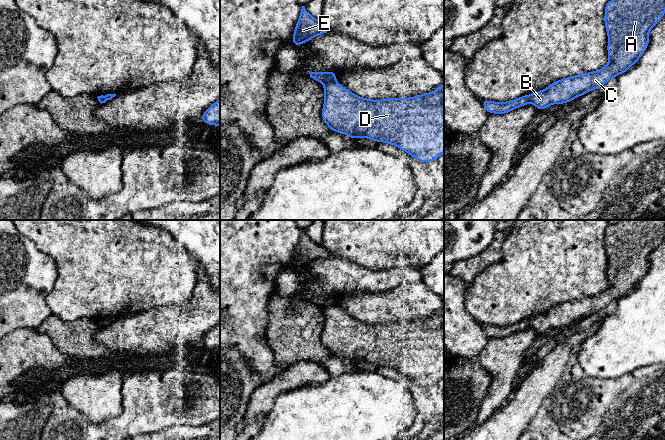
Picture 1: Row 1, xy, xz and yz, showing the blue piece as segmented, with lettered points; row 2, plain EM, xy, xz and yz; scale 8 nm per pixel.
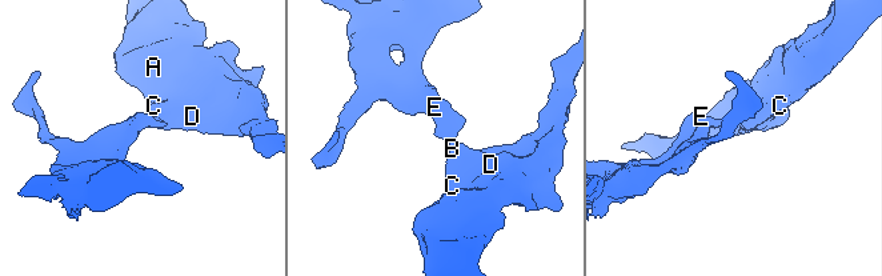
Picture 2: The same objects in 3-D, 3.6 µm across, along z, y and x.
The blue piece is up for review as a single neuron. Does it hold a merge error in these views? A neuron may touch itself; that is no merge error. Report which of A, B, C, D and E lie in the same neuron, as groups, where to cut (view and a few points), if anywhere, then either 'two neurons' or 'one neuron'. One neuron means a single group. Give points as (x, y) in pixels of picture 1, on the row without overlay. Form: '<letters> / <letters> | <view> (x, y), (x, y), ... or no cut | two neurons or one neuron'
A B C D / E | xz (334, 304), (328, 305), (324, 309) | two neurons

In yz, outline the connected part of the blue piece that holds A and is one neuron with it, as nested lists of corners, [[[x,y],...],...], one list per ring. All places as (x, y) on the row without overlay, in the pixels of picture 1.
[[[618,220],[616,224],[608,224],[605,230],[605,251],[608,257],[609,287],[595,296],[570,300],[550,308],[546,313],[535,316],[530,320],[537,334],[545,334],[551,328],[571,326],[594,313],[602,311],[614,300],[625,297],[649,269],[648,257],[665,238],[665,220]]]

